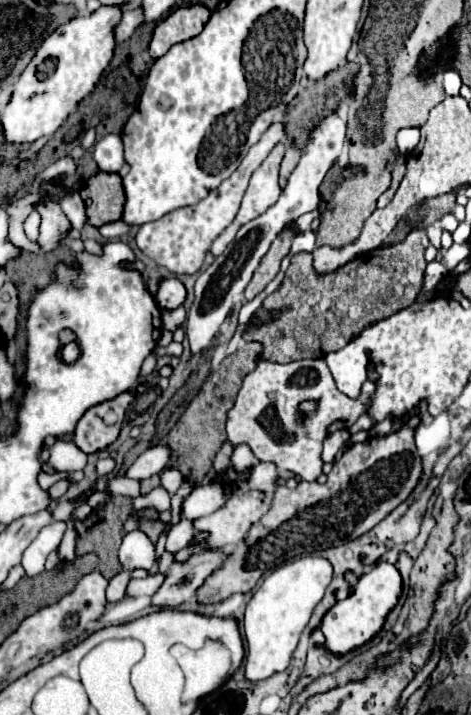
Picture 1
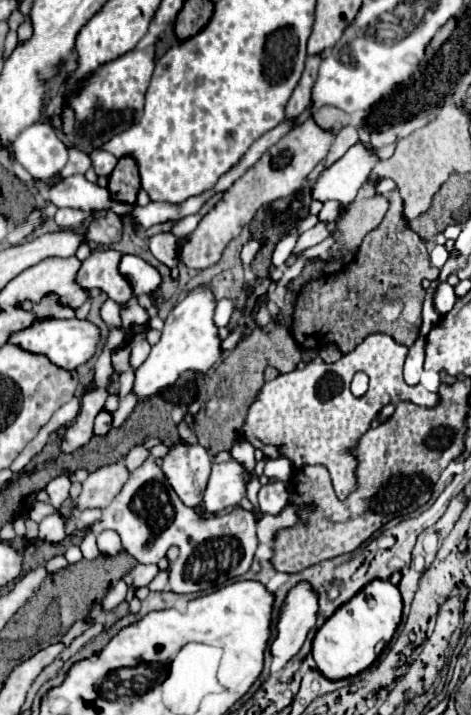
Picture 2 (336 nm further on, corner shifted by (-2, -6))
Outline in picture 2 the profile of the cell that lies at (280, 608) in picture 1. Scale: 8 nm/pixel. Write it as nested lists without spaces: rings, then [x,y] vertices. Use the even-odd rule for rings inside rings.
[[[299,582],[295,588],[289,590],[289,596],[281,608],[277,622],[279,634],[271,644],[273,656],[279,656],[283,660],[295,656],[301,650],[307,632],[315,626],[315,614],[317,594],[307,582]]]

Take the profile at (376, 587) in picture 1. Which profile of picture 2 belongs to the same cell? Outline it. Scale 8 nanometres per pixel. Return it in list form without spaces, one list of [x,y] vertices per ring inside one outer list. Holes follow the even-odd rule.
[[[389,580],[369,582],[317,630],[311,650],[311,656],[317,662],[317,670],[329,680],[343,680],[367,670],[377,658],[379,644],[387,646],[391,642],[401,622],[401,612],[403,600],[397,586],[393,586]]]

